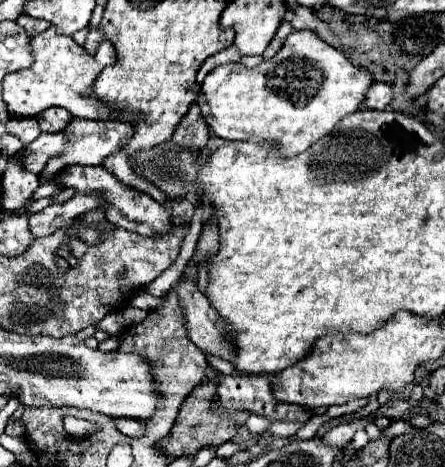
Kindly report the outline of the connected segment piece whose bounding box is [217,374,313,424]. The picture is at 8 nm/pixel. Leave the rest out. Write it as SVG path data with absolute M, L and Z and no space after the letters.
M217 374L217 398L221 408L225 410L249 410L259 416L267 416L269 420L285 420L285 422L301 422L305 424L313 412L301 406L281 404L275 400L269 378L267 376L227 376Z

